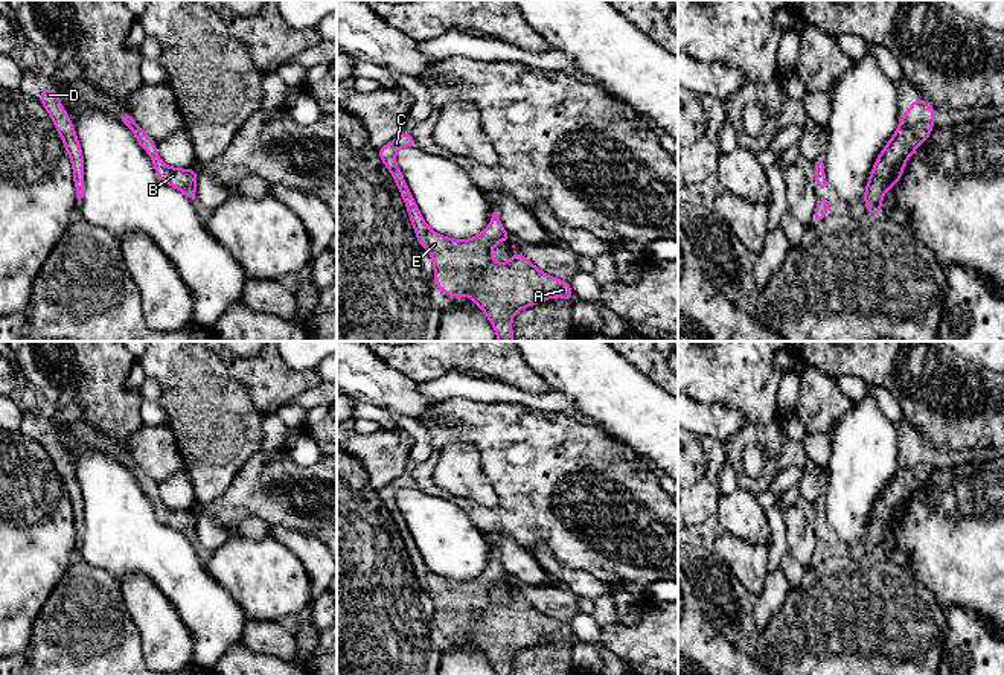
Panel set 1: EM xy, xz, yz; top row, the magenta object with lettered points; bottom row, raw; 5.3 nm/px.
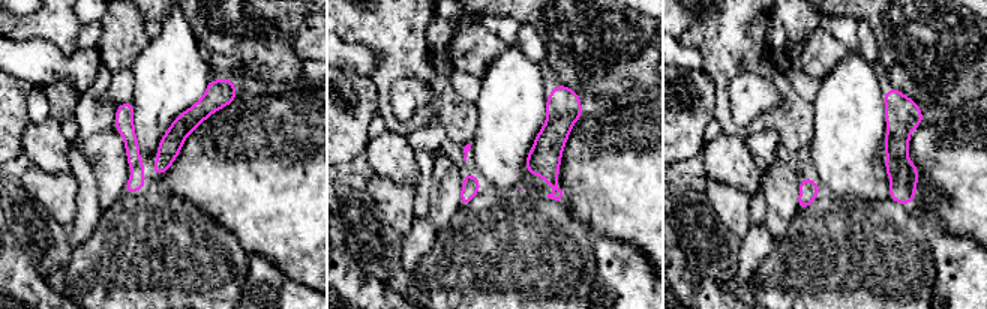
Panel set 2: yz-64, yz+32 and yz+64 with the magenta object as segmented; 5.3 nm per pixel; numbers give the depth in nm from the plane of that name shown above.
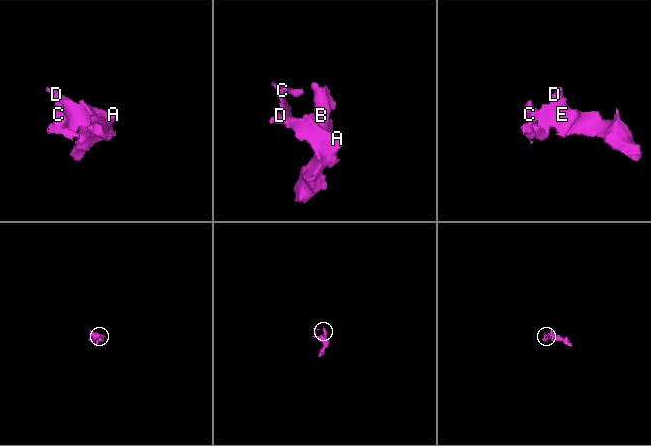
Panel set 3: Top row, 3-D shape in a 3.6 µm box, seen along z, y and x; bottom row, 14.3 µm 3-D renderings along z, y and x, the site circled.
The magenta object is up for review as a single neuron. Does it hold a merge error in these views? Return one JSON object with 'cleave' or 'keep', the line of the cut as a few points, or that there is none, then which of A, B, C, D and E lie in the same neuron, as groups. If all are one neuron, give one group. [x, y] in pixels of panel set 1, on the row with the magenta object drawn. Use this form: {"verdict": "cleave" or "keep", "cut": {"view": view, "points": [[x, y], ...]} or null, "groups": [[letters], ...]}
{"verdict": "keep", "cut": null, "groups": [["A", "B", "C", "D", "E"]]}

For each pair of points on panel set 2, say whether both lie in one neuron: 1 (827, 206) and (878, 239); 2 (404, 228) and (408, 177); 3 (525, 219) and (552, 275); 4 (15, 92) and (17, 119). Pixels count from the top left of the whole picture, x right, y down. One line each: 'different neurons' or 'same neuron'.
1: same neuron
2: different neurons
3: same neuron
4: same neuron

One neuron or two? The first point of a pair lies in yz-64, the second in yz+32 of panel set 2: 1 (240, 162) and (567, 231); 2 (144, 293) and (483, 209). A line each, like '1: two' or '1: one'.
1: two
2: one

